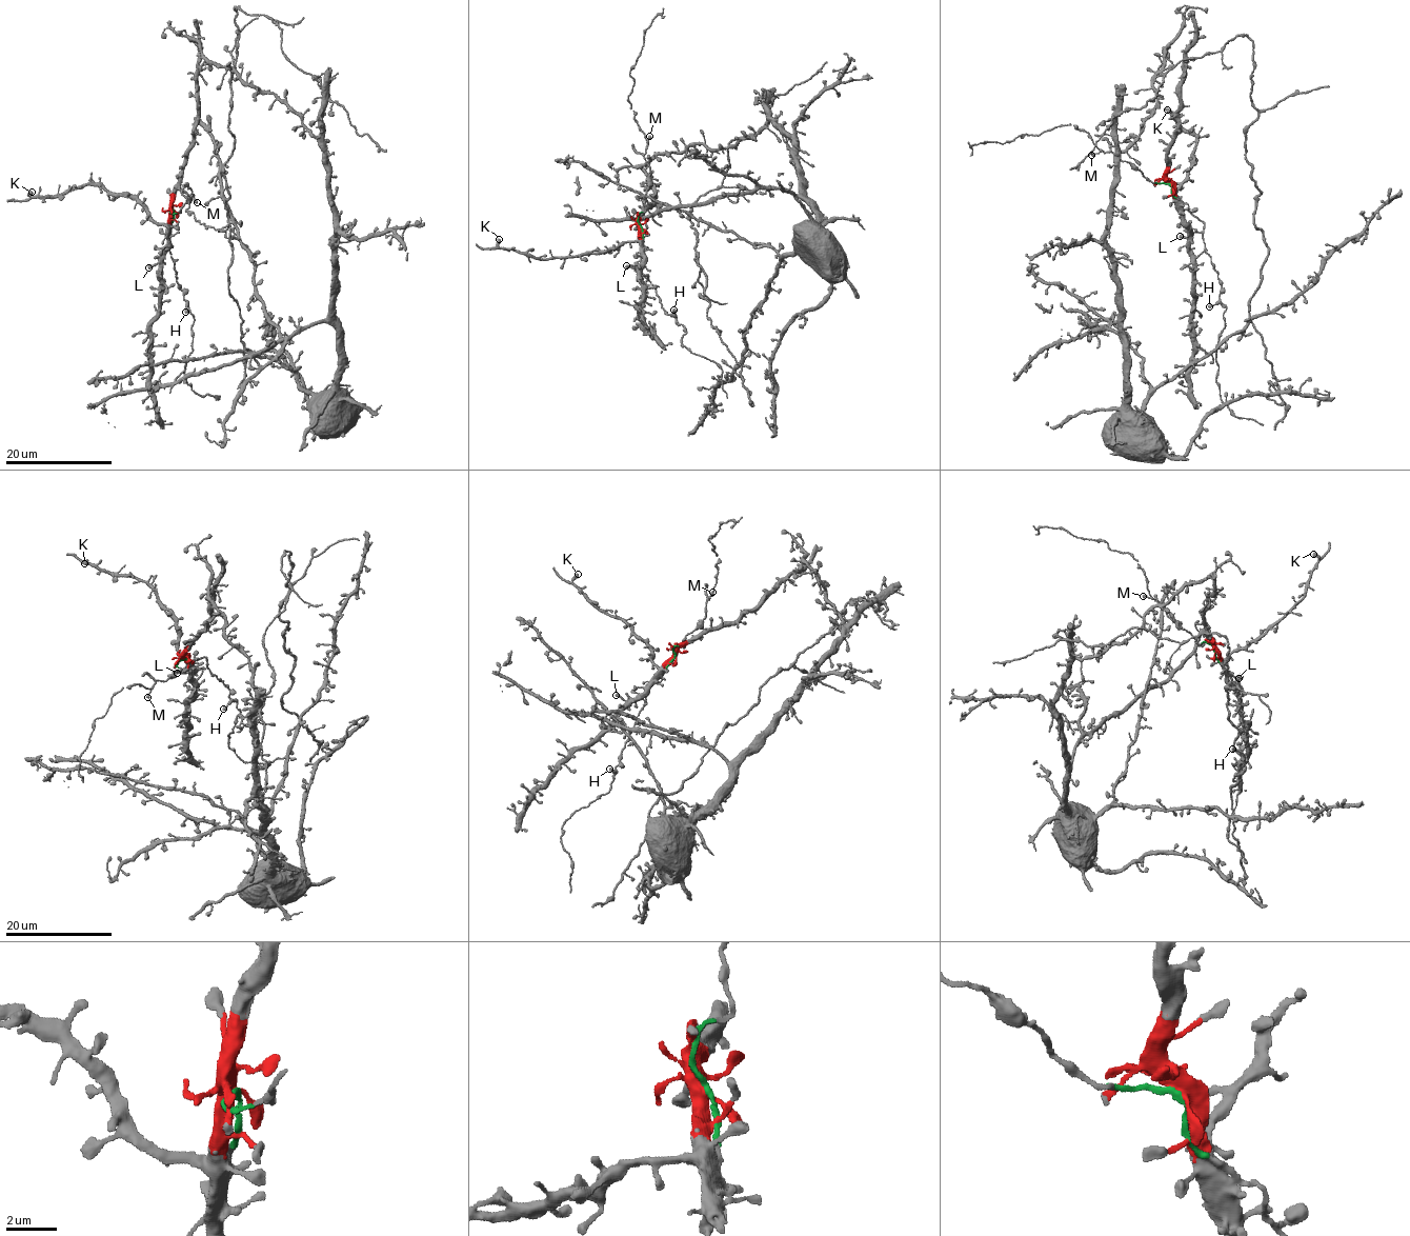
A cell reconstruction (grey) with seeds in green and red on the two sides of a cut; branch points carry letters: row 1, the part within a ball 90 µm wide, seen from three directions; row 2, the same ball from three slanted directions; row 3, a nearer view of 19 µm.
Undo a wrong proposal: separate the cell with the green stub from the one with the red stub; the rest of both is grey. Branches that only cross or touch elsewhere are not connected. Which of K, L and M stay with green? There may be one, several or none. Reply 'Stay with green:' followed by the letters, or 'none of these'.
Stay with green: M

